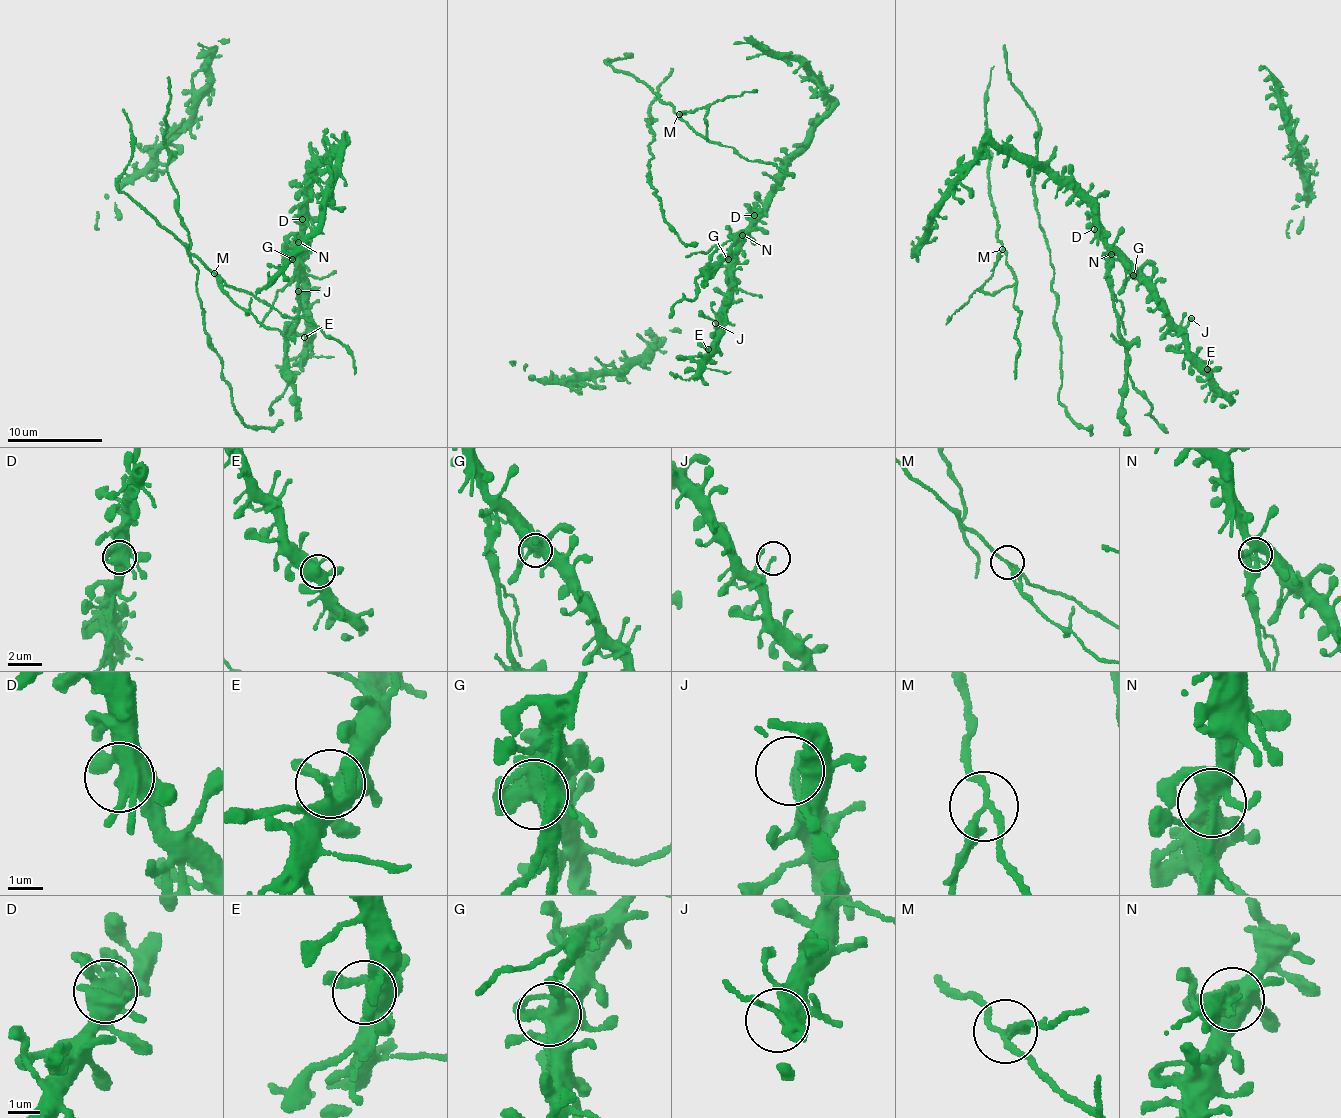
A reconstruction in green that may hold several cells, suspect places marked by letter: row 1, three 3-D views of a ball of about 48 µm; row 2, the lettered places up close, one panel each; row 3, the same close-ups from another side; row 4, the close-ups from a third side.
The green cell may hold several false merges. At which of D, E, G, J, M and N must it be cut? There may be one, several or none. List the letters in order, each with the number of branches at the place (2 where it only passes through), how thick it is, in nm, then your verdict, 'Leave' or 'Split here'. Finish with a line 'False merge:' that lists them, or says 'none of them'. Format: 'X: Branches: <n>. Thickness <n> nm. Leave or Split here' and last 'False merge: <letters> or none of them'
D: Branches: 5. Thickness 480 nm. Leave
E: Branches: 5. Thickness 440 nm. Leave
G: Branches: 5. Thickness 480 nm. Leave
J: Branches: 1. Thickness 200 nm. Leave
M: Branches: 3. Thickness 190 nm. Split here
N: Branches: 6. Thickness 420 nm. Split here
False merge: M, N

